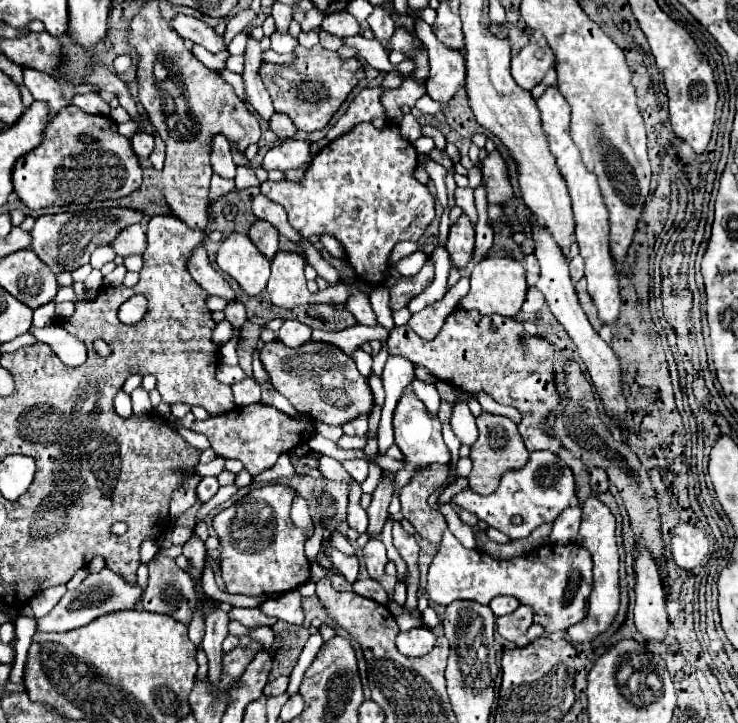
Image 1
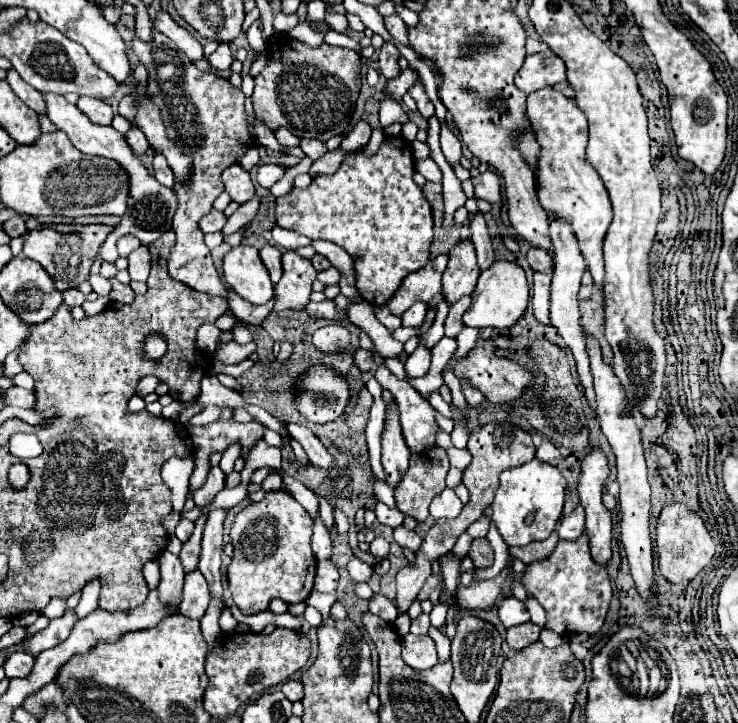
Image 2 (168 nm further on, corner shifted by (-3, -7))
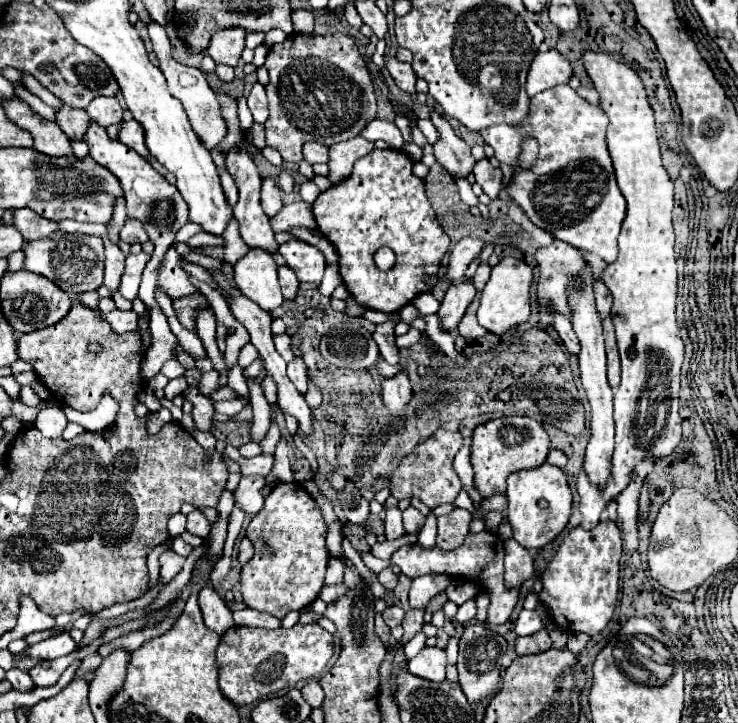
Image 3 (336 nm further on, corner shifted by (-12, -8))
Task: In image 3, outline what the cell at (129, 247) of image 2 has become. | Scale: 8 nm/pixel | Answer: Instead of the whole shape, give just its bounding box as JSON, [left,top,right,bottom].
[120,219,148,243]

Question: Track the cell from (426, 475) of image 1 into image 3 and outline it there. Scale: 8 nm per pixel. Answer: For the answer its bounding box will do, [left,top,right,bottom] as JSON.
[388,429,462,509]

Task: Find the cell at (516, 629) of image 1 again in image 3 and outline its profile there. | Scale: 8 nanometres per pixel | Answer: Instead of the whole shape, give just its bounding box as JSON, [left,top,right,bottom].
[516,631,552,655]

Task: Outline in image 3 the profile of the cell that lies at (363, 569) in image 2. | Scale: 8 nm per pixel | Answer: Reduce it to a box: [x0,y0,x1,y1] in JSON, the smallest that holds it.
[378,569,398,589]

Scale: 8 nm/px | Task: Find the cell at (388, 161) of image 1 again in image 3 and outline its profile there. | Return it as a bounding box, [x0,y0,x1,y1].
[312,149,450,313]

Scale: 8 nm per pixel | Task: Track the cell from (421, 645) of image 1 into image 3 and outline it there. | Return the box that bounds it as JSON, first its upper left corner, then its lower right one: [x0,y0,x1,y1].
[408,647,446,683]

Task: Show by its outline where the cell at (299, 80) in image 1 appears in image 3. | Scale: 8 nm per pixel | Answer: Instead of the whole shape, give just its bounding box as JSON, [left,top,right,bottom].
[264,33,376,163]

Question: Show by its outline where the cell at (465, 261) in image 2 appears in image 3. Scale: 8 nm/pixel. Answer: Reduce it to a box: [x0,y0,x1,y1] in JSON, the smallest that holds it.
[438,283,476,331]

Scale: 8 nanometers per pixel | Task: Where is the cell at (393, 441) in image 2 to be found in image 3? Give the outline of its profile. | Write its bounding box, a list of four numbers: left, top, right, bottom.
[382,371,412,415]

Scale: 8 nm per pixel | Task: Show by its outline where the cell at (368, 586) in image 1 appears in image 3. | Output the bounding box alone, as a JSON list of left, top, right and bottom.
[382,605,404,627]

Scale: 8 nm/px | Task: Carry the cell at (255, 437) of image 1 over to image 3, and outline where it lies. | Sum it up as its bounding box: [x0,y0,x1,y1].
[186,387,212,431]

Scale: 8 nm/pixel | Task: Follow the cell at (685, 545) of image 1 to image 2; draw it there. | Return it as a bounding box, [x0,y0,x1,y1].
[657,504,715,584]

